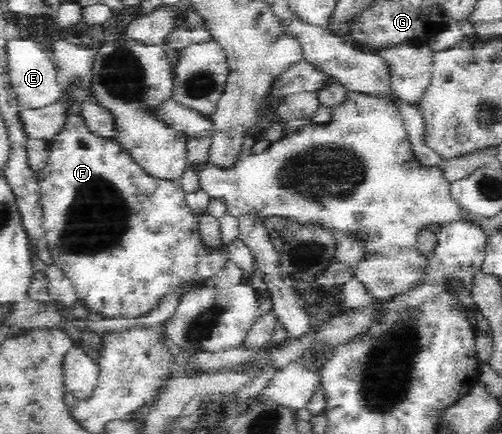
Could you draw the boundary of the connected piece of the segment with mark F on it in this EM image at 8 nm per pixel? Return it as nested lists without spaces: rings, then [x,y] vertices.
[[[70,115],[70,127],[62,131],[62,135],[54,135],[50,140],[50,155],[48,163],[36,172],[38,184],[40,185],[40,205],[42,208],[42,239],[46,240],[54,265],[60,267],[64,275],[72,280],[77,299],[91,312],[101,313],[106,318],[129,317],[135,318],[141,315],[148,315],[154,307],[158,308],[160,300],[170,291],[178,289],[184,281],[190,279],[206,279],[220,273],[229,261],[228,249],[222,243],[220,247],[206,247],[198,229],[198,218],[193,214],[185,200],[186,193],[178,180],[159,179],[148,175],[138,163],[131,157],[130,152],[122,147],[115,138],[105,138],[92,133],[82,115]]]

